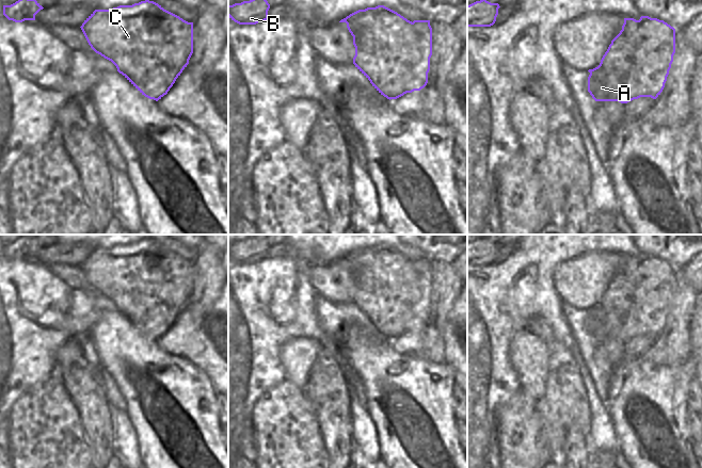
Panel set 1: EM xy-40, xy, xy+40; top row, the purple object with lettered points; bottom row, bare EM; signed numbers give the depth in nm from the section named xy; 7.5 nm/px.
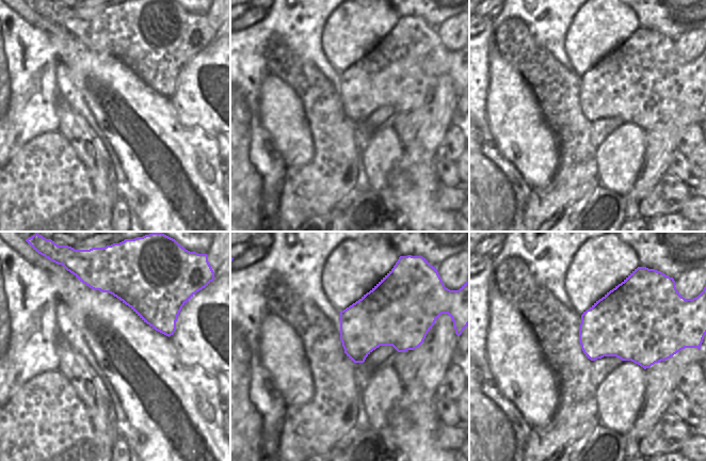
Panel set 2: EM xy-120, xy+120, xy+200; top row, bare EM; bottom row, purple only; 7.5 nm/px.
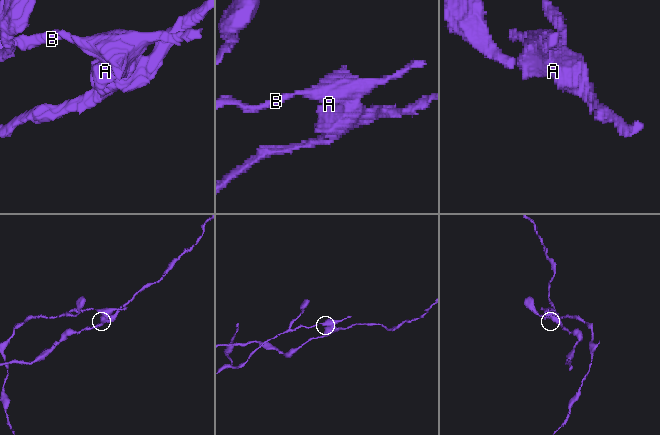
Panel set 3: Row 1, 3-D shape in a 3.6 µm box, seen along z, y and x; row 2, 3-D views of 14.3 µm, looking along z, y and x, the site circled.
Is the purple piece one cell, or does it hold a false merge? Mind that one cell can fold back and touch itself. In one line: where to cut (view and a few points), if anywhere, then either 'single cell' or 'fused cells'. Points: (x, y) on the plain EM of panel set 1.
xy (413, 261), (416, 283), (405, 303), (413, 316), (404, 332) | fused cells

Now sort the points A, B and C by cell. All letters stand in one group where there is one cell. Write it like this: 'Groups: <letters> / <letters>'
Groups: A / B C

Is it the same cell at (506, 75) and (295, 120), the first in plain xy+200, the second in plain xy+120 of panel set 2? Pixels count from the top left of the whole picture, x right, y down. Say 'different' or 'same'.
same

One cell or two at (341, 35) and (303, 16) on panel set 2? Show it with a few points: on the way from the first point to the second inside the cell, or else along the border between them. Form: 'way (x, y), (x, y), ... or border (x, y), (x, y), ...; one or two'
border (334, 11), (321, 33), (323, 51); two

